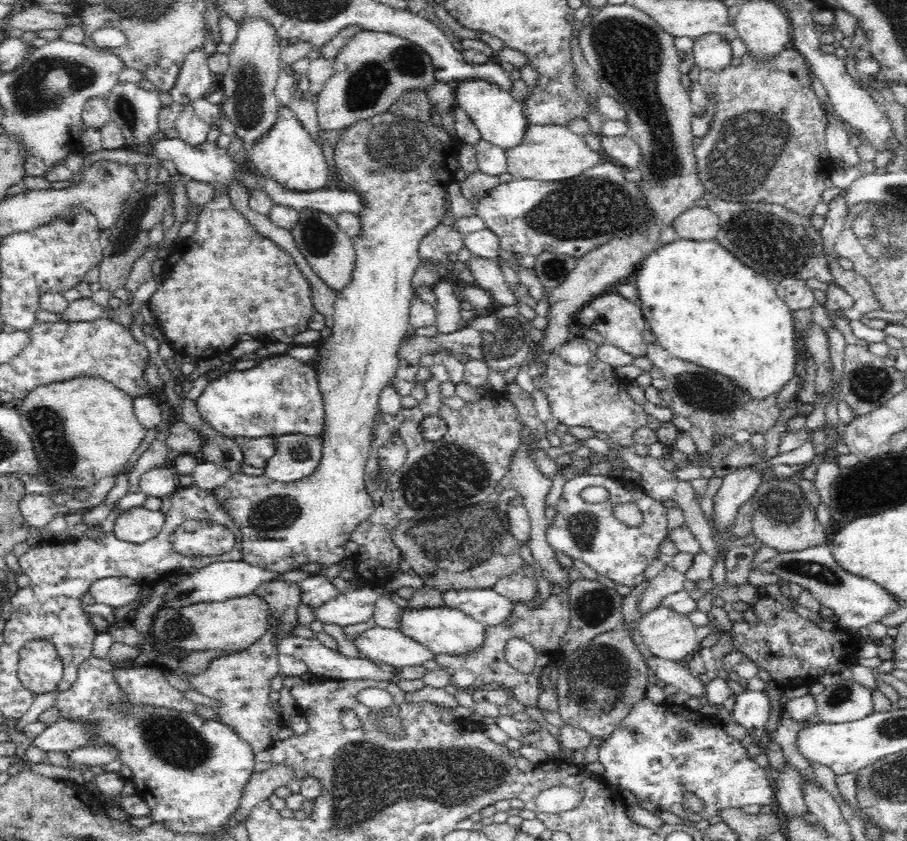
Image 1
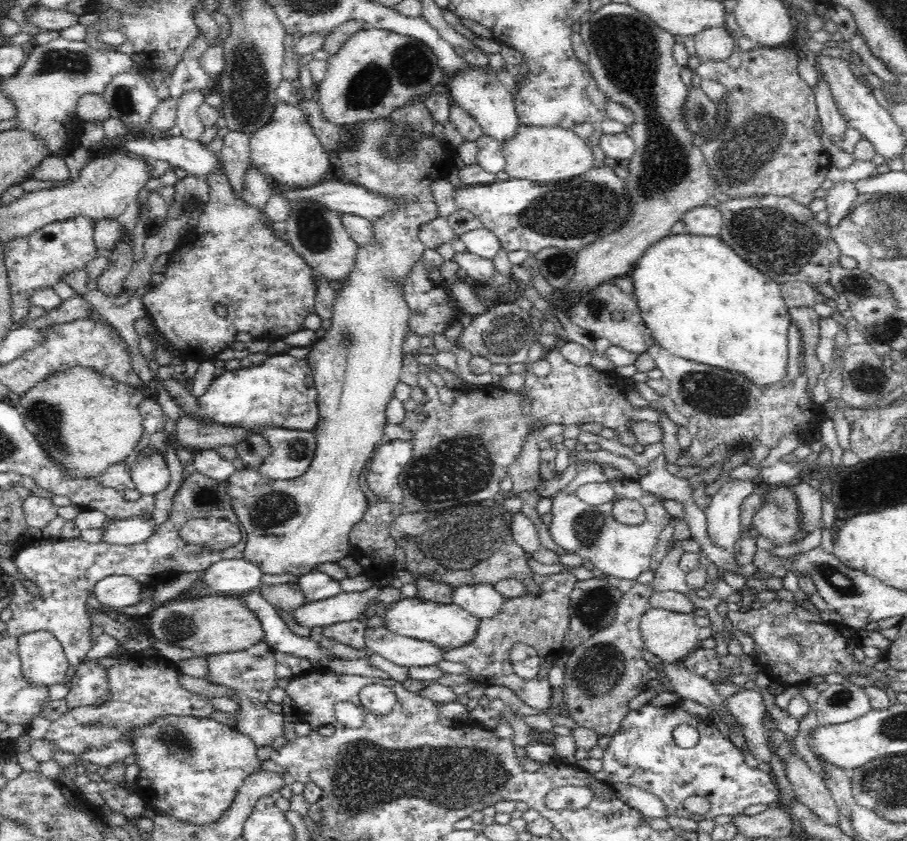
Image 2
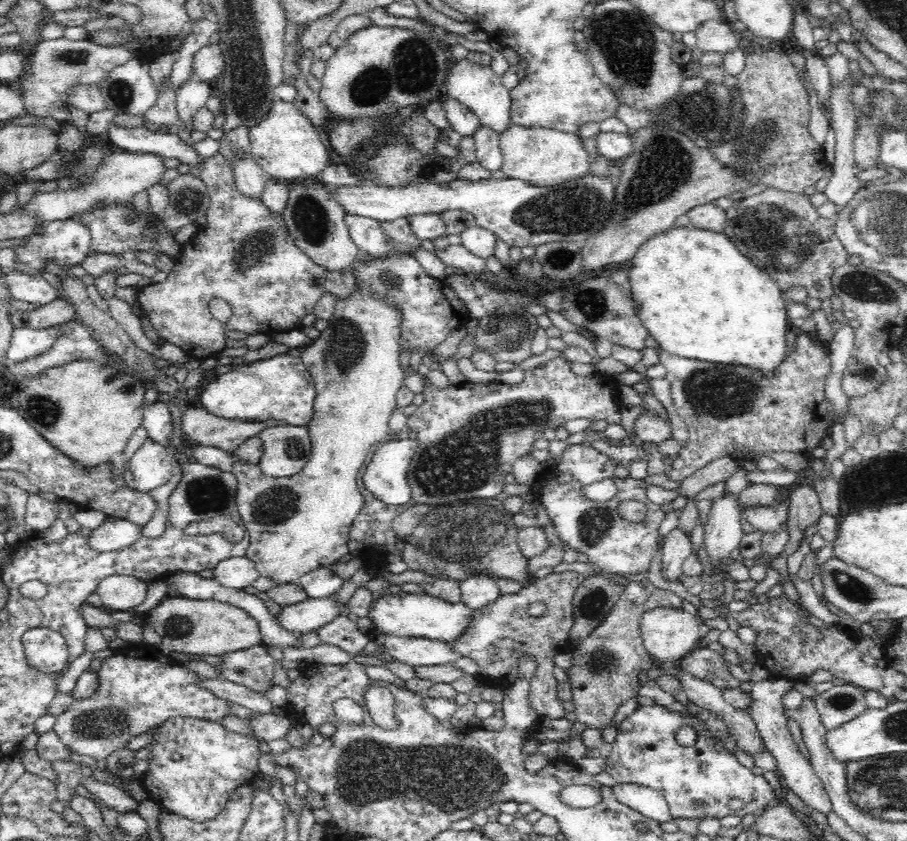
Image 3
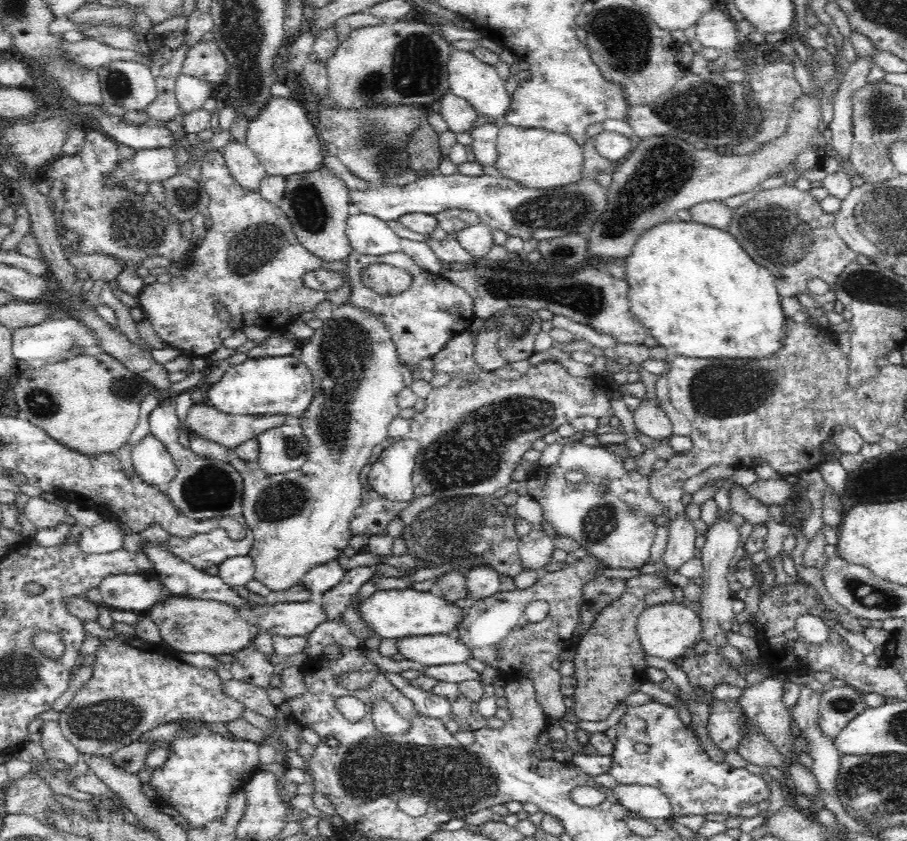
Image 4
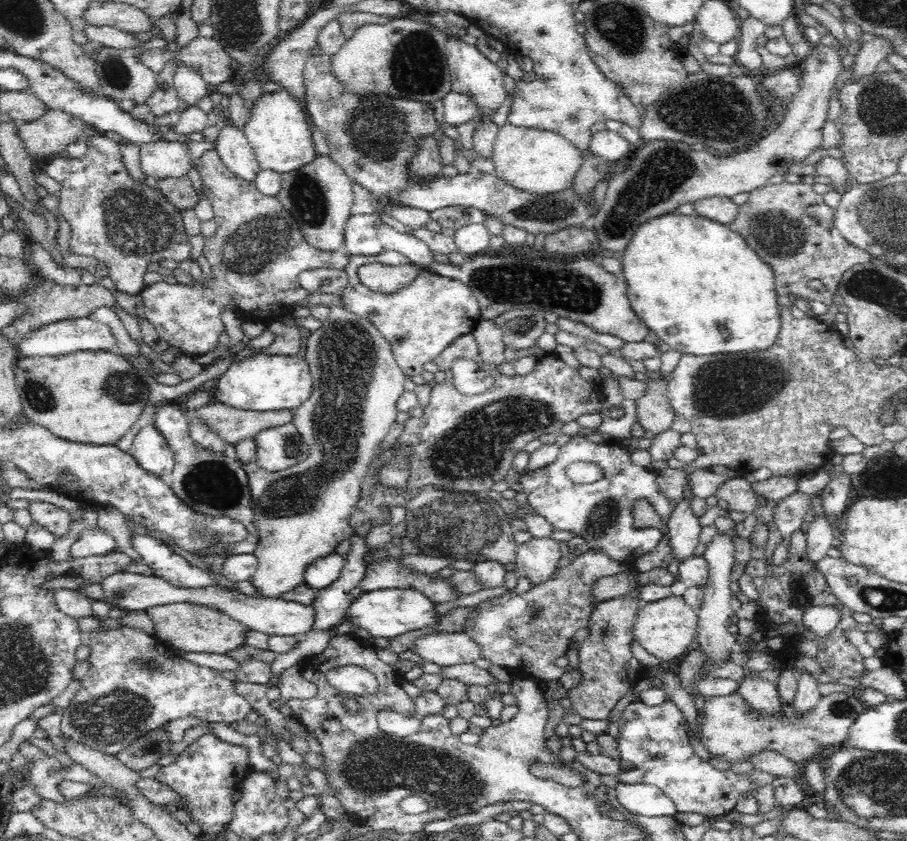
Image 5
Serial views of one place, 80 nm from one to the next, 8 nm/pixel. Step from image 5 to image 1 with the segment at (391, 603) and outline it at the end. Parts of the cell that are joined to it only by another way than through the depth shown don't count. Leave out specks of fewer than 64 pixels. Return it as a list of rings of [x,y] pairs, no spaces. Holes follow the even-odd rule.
[[[404,607],[400,613],[399,631],[416,640],[421,645],[430,649],[435,655],[448,654],[462,656],[466,653],[473,653],[473,650],[481,649],[485,641],[487,627],[464,614],[458,609],[444,607],[424,607],[412,609]]]

